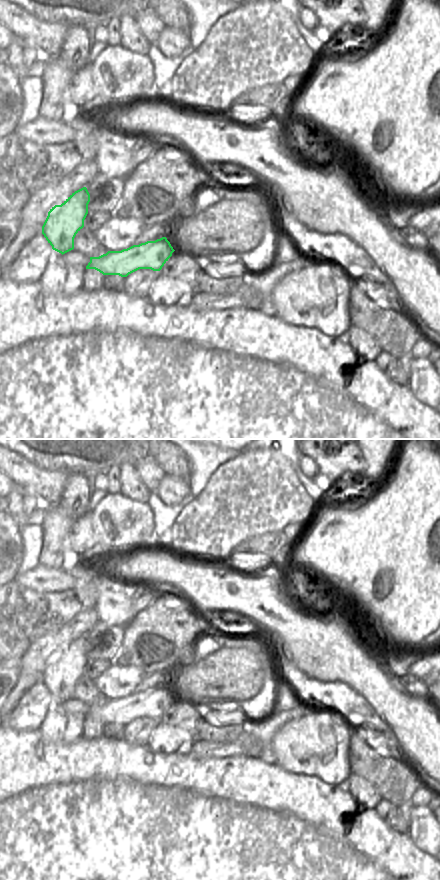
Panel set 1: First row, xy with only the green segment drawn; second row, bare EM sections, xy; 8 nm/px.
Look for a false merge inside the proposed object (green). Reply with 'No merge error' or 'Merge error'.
Merge error

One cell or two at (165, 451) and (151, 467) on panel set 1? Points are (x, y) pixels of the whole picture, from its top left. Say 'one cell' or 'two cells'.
two cells

